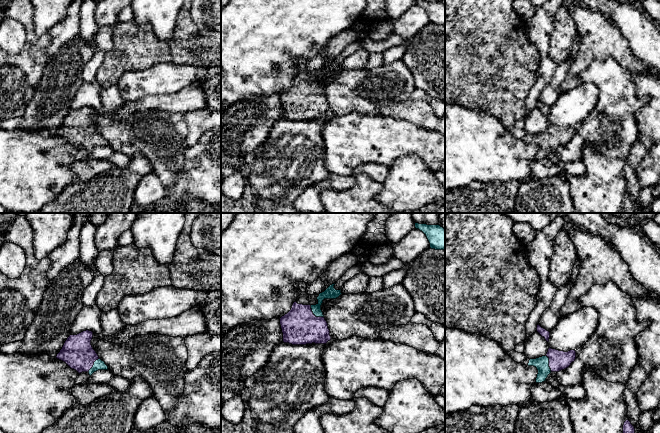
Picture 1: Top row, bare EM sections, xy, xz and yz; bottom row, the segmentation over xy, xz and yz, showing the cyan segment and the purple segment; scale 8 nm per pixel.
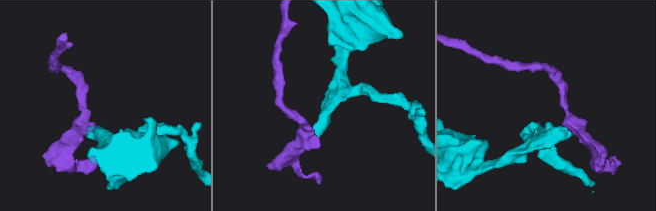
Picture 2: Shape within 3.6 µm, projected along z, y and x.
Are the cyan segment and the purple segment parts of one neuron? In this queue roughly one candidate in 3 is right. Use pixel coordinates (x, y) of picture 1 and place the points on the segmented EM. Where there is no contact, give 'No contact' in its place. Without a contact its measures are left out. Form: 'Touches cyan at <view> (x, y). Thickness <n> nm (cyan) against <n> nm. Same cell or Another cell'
Touches cyan at xz (314, 314). Thickness 100 nm (cyan) against 300 nm. Same cell

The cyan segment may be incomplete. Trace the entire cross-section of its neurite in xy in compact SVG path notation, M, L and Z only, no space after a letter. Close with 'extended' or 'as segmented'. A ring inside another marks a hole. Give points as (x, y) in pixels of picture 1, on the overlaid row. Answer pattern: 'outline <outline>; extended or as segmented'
outline M86 330L77 335L70 335L56 358L65 362L79 374L88 372L91 376L98 370L108 370L91 345L93 332Z; extended

